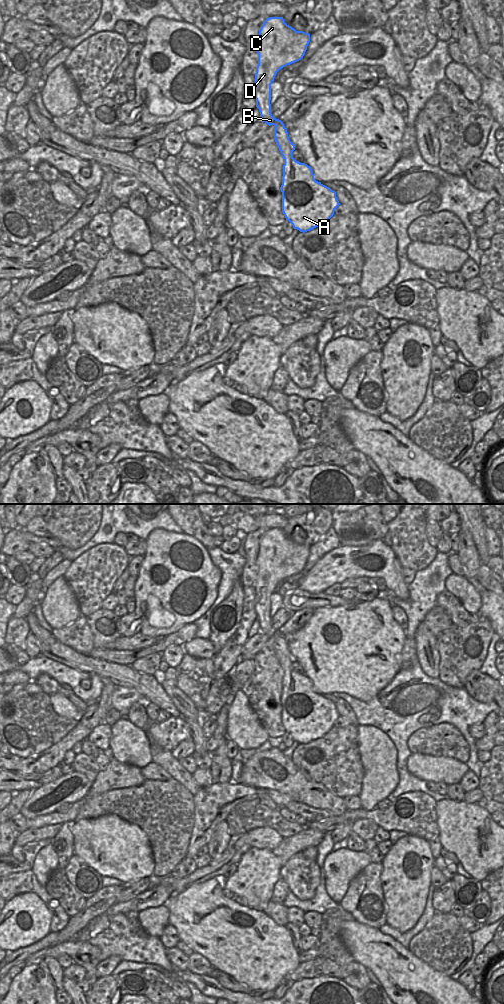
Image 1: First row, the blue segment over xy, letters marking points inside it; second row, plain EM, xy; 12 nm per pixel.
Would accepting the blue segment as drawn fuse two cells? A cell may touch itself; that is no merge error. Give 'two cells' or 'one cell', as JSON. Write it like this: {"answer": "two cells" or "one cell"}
{"answer": "one cell"}

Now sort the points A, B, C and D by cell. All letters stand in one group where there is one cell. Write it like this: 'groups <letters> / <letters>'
groups A B C D

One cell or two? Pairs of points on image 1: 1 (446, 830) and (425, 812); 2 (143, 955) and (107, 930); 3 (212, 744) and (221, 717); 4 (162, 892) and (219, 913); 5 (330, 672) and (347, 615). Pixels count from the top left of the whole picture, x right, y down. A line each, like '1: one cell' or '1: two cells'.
1: two cells
2: one cell
3: one cell
4: two cells
5: one cell

